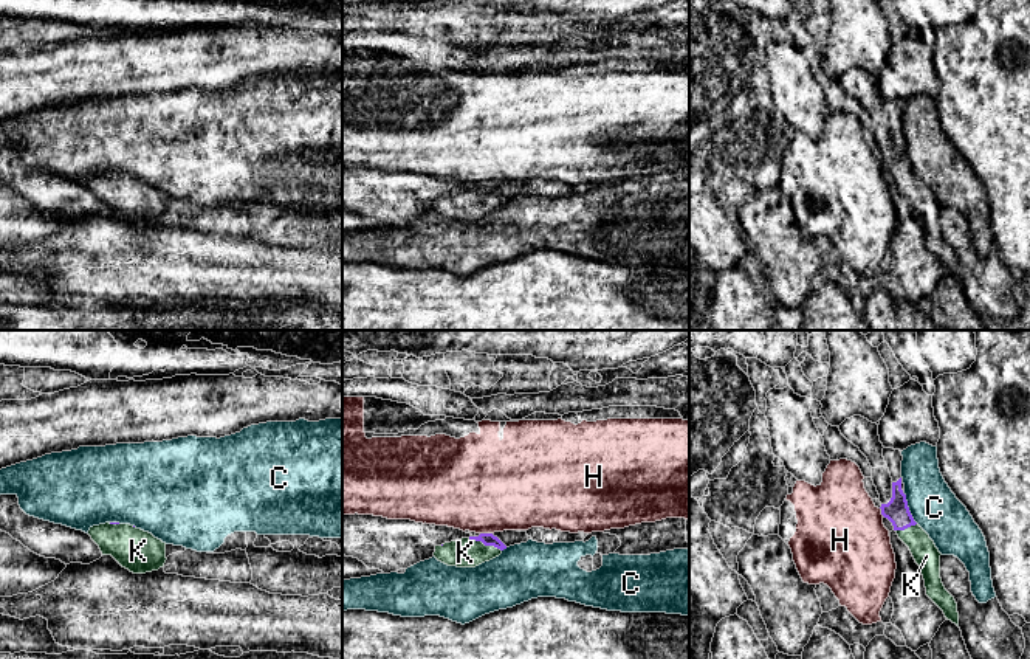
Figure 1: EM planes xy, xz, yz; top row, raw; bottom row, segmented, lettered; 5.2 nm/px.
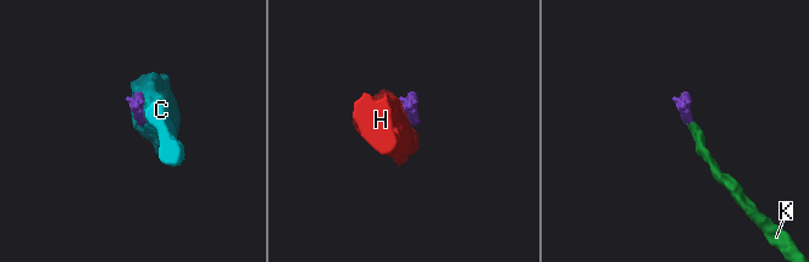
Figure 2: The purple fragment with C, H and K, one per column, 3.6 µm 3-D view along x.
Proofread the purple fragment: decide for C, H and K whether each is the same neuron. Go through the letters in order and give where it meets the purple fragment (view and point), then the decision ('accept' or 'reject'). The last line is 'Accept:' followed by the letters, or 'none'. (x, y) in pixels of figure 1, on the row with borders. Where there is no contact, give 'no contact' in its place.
C: meets purple in yz at (908, 509); reject
H: meets purple in xz at (487, 534); reject
K: meets purple in xz at (485, 545); accept
Accept: K

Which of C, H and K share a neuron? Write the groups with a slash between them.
C / H / K

